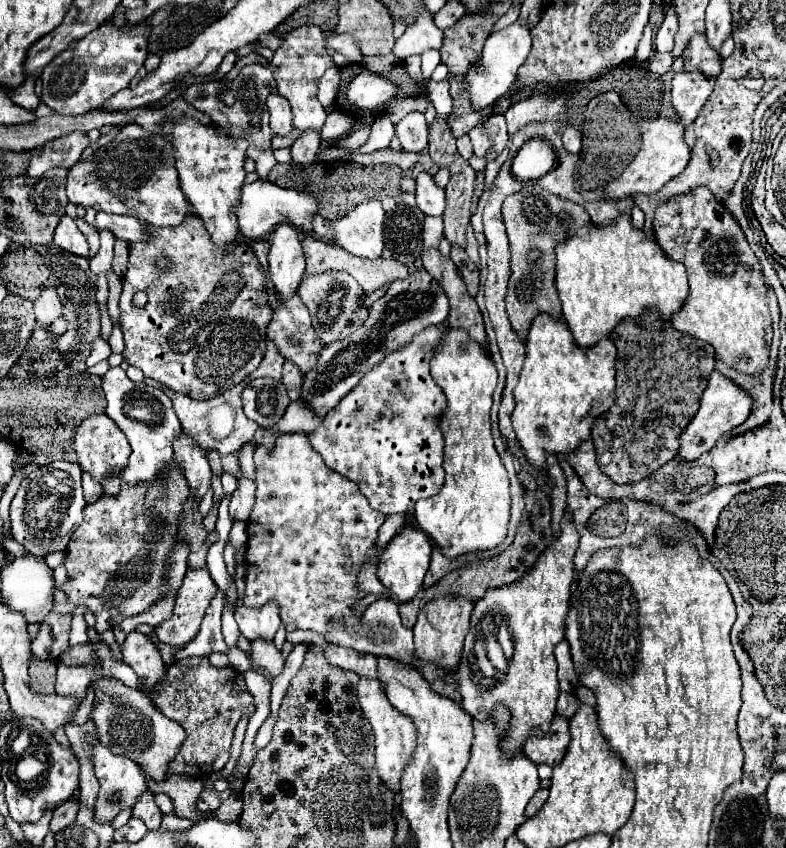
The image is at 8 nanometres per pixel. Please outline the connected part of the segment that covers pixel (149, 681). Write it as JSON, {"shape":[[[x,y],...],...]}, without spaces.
{"shape":[[[140,632],[128,634],[122,646],[122,660],[136,672],[148,696],[154,694],[156,686],[166,678],[166,664],[160,656],[160,650]]]}

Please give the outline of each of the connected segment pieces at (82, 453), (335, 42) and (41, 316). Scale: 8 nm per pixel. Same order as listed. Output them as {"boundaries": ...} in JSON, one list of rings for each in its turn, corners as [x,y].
{"boundaries":[[[[106,414],[88,416],[78,426],[76,436],[74,436],[74,450],[78,454],[78,464],[80,464],[82,472],[88,472],[96,482],[102,482],[104,478],[110,478],[110,476],[116,476],[118,472],[122,472],[130,458],[130,444],[126,440],[126,436]]],[[[342,34],[326,36],[326,50],[328,52],[340,52],[340,54],[348,56],[352,62],[362,60],[362,54],[358,52],[358,46],[354,44],[354,40],[350,40],[350,36],[342,36]]],[[[44,288],[42,294],[34,300],[36,322],[42,326],[50,326],[60,318],[60,312],[62,312],[62,304],[58,302],[58,294],[54,292],[54,288]]]]}

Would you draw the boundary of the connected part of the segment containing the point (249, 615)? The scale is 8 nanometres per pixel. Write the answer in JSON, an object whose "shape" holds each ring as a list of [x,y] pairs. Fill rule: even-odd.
{"shape":[[[268,602],[262,608],[246,608],[238,606],[234,610],[234,618],[240,626],[240,632],[244,638],[252,640],[274,640],[274,634],[280,626],[280,614],[278,604]]]}

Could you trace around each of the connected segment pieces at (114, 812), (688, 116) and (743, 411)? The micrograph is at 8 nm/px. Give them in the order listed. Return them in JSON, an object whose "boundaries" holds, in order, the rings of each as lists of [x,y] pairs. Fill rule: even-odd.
{"boundaries":[[[[98,742],[94,744],[94,772],[100,782],[100,792],[94,802],[94,820],[100,824],[110,824],[120,814],[120,810],[132,808],[136,804],[136,800],[148,790],[146,778],[142,776],[140,768],[138,768],[138,764],[134,764],[134,760],[130,760],[126,756],[118,756]]],[[[678,72],[672,80],[672,108],[676,112],[676,120],[688,128],[704,102],[712,94],[714,80],[708,76],[700,76],[700,72]]],[[[712,372],[706,378],[706,390],[700,398],[700,410],[680,436],[680,448],[678,448],[676,460],[692,462],[692,460],[700,458],[704,452],[712,450],[712,446],[720,440],[720,436],[730,432],[732,428],[740,426],[748,416],[750,416],[750,396],[746,396],[746,392],[742,392],[742,388],[734,386],[732,380],[726,380],[720,372]]]]}

